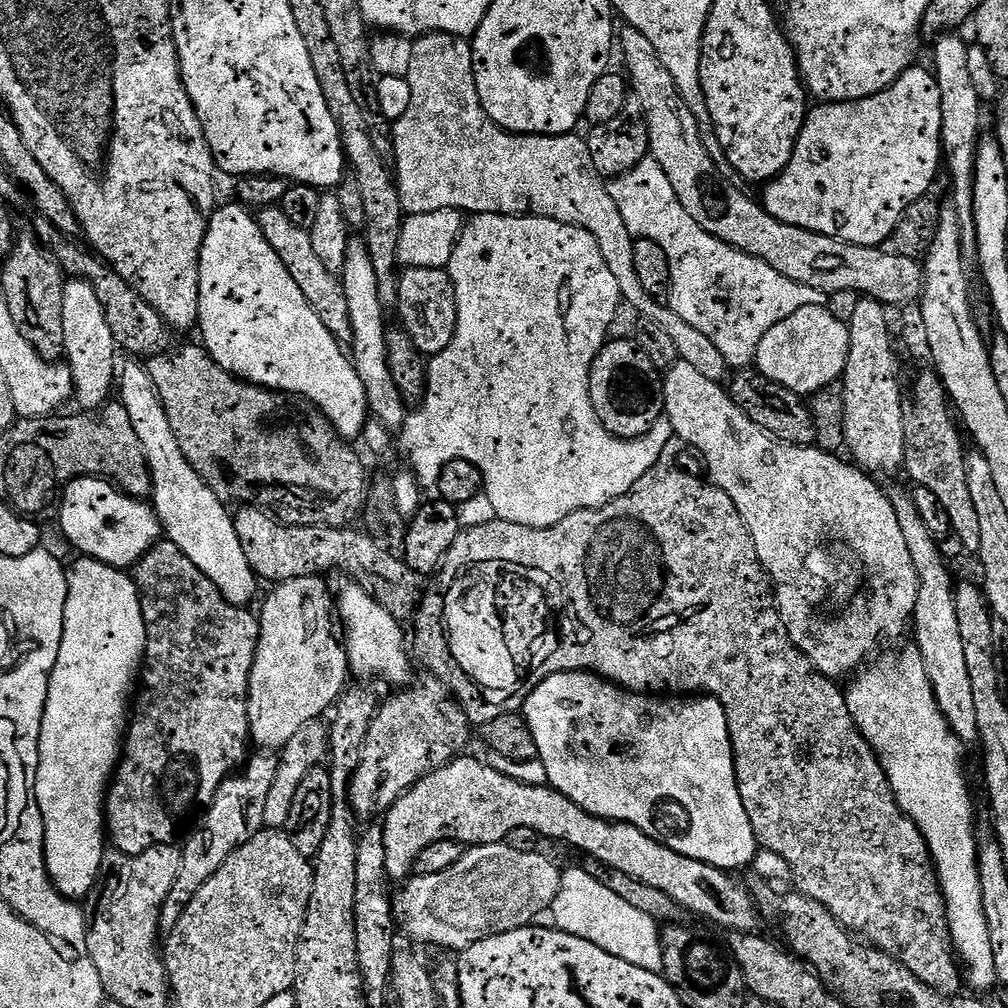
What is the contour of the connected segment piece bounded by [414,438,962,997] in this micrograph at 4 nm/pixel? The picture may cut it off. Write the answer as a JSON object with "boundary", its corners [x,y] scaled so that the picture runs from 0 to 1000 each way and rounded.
{"boundary":[[[668,435],[661,438],[661,446],[657,446],[657,454],[653,454],[651,461],[637,470],[633,478],[629,478],[626,488],[612,496],[606,496],[596,504],[582,504],[565,510],[558,514],[558,518],[545,524],[514,522],[510,518],[490,515],[481,521],[457,526],[450,542],[446,542],[436,567],[428,572],[417,603],[413,606],[412,654],[417,654],[425,662],[422,664],[448,686],[468,720],[490,716],[490,712],[498,712],[498,708],[516,706],[524,689],[539,675],[555,667],[589,667],[625,687],[697,688],[710,694],[720,704],[722,727],[726,733],[726,751],[730,753],[732,788],[736,788],[736,800],[740,800],[744,819],[748,819],[751,838],[759,845],[772,847],[772,851],[780,851],[785,872],[790,872],[789,884],[819,899],[819,903],[827,907],[836,921],[856,931],[864,939],[874,940],[876,944],[886,948],[891,955],[903,962],[903,966],[919,974],[919,978],[931,982],[936,988],[953,987],[954,960],[950,955],[948,941],[944,938],[940,901],[937,897],[933,872],[929,870],[929,857],[925,853],[919,831],[911,823],[909,816],[891,800],[873,754],[851,724],[839,700],[838,684],[830,676],[816,671],[804,657],[804,653],[800,653],[800,649],[796,649],[788,641],[774,612],[774,605],[770,602],[766,577],[752,554],[752,546],[736,510],[732,510],[732,502],[728,502],[724,490],[716,487],[711,480],[698,474],[693,476],[687,468],[678,468],[670,460],[671,452],[678,448],[681,448],[679,438]]]}

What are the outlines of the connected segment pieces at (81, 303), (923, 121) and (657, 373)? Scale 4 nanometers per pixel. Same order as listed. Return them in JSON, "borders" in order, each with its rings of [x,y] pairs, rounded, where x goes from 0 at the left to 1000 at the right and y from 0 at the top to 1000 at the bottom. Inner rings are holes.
{"borders":[[[[74,276],[68,277],[63,284],[63,299],[62,300],[62,327],[63,328],[63,348],[65,350],[65,360],[67,366],[71,369],[71,383],[73,386],[73,397],[74,400],[79,400],[83,407],[98,407],[103,404],[104,401],[108,400],[110,391],[113,389],[113,378],[117,373],[117,361],[115,365],[115,349],[117,350],[117,342],[113,331],[109,331],[109,319],[105,319],[105,312],[103,311],[103,305],[101,300],[97,300],[97,292],[95,291],[95,285],[92,282],[85,281],[84,278],[76,278]]],[[[906,65],[901,67],[883,86],[871,93],[867,93],[863,97],[841,99],[838,103],[811,102],[798,119],[798,124],[794,130],[794,135],[790,138],[788,153],[784,157],[784,161],[767,179],[763,179],[757,184],[758,194],[756,193],[756,201],[758,207],[768,216],[772,216],[772,220],[780,220],[784,224],[792,224],[796,228],[819,232],[823,236],[831,236],[835,240],[867,246],[884,239],[885,229],[891,224],[895,212],[899,212],[899,204],[911,200],[911,196],[922,193],[926,189],[925,182],[928,181],[929,174],[932,171],[934,174],[935,171],[935,148],[933,146],[935,93],[931,90],[931,81],[928,74],[920,66],[918,66],[919,68],[913,66]]],[[[604,336],[591,353],[583,372],[585,399],[601,427],[618,437],[640,433],[659,413],[657,369],[641,353],[630,336]]]]}

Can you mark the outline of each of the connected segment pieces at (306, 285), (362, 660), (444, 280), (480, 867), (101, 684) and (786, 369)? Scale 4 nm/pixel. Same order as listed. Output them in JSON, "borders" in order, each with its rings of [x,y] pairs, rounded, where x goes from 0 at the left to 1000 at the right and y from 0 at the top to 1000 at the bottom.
{"borders":[[[[278,204],[257,207],[256,221],[264,240],[268,240],[272,252],[276,252],[276,256],[280,256],[280,262],[284,264],[284,268],[288,268],[288,276],[292,276],[296,288],[300,288],[300,292],[304,292],[304,300],[308,300],[312,312],[315,312],[315,315],[319,315],[319,323],[323,323],[323,327],[327,327],[327,331],[331,331],[334,337],[348,338],[349,319],[338,275],[334,271],[323,268],[323,264],[319,264],[315,252],[312,252],[309,229],[296,226]]],[[[341,577],[337,587],[335,583],[335,615],[339,620],[339,638],[350,672],[374,671],[385,679],[397,679],[393,681],[404,680],[410,674],[410,656],[407,654],[406,644],[405,647],[401,644],[398,616],[392,615],[387,605],[383,605],[383,601],[379,601],[367,589],[363,589],[359,581]]],[[[401,266],[397,276],[397,317],[417,352],[428,355],[438,351],[452,330],[454,304],[450,292],[450,280],[438,266]]],[[[501,835],[499,837],[474,837],[465,840],[446,863],[438,863],[435,867],[422,869],[410,868],[400,878],[397,886],[392,886],[391,900],[393,915],[398,922],[405,924],[409,933],[417,937],[434,937],[437,940],[449,940],[452,946],[470,938],[470,935],[478,935],[487,929],[502,927],[506,923],[523,921],[536,908],[543,906],[548,900],[556,878],[557,858],[543,853],[539,844],[519,845],[509,843]]],[[[86,554],[77,556],[67,567],[62,641],[48,678],[34,777],[38,804],[44,816],[48,870],[62,888],[79,895],[95,877],[105,844],[105,787],[119,756],[121,731],[129,717],[129,695],[143,658],[145,617],[141,613],[135,576],[124,564]]],[[[796,304],[796,308],[772,319],[772,323],[756,335],[750,348],[748,365],[754,372],[780,383],[780,387],[802,395],[836,374],[843,345],[841,322],[831,319],[820,304]]]]}

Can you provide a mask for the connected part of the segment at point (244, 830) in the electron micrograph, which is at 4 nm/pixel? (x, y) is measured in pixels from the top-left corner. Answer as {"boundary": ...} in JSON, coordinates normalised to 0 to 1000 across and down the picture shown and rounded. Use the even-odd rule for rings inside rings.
{"boundary":[[[270,748],[254,749],[258,750],[247,749],[237,765],[218,777],[209,798],[186,826],[179,841],[177,871],[173,871],[173,879],[169,879],[169,887],[165,887],[165,895],[159,904],[160,926],[169,926],[173,919],[177,919],[177,911],[181,911],[183,901],[188,899],[188,895],[192,895],[192,887],[196,887],[196,883],[200,883],[216,863],[220,863],[220,855],[262,821],[260,808],[264,804],[264,792],[268,788],[272,768],[276,768],[276,753]]]}

